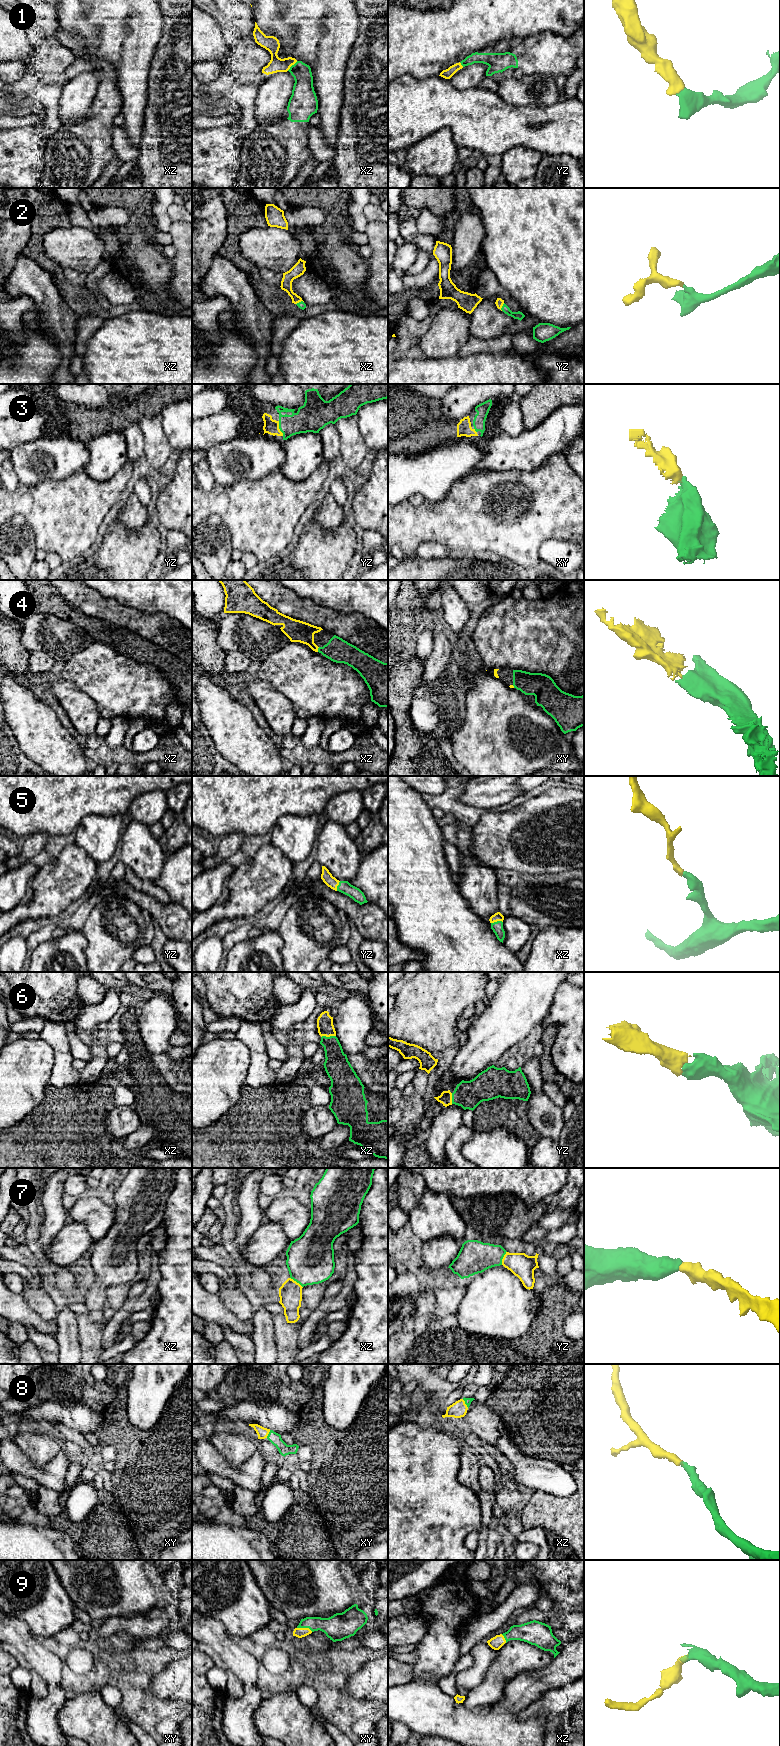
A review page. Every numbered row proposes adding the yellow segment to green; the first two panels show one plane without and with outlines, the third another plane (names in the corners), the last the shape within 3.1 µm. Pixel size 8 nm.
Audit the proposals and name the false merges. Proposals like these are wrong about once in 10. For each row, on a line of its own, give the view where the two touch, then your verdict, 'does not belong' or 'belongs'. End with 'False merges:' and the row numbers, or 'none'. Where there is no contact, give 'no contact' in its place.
1: meets green in xz; belongs
2: meets green in yz; belongs
3: meets green in yz; belongs
4: meets green in xz; belongs
5: meets green in xz; belongs
6: meets green in xz; belongs
7: meets green in yz; belongs
8: meets green in xz; belongs
9: meets green in xy; belongs
False merges: none

